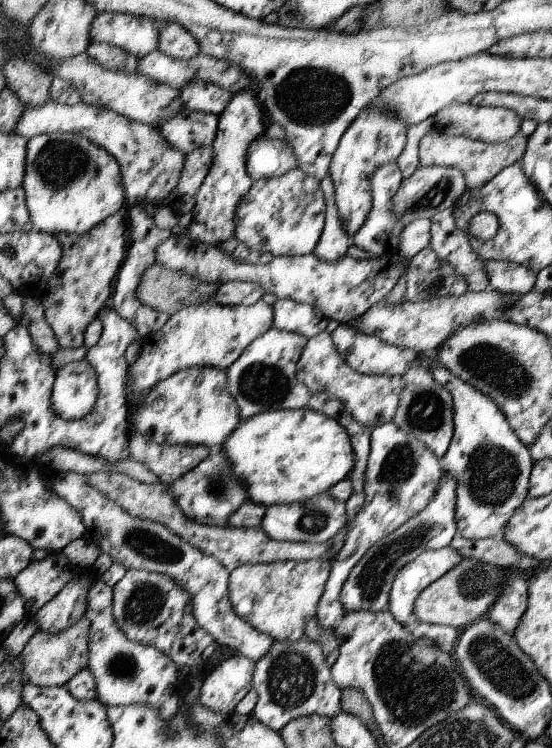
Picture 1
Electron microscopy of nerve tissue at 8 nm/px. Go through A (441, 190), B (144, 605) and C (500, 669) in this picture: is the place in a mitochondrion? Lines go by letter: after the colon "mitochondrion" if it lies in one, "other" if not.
A: mitochondrion
B: mitochondrion
C: mitochondrion

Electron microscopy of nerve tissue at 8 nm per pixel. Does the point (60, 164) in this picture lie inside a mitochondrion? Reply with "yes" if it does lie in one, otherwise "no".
yes

